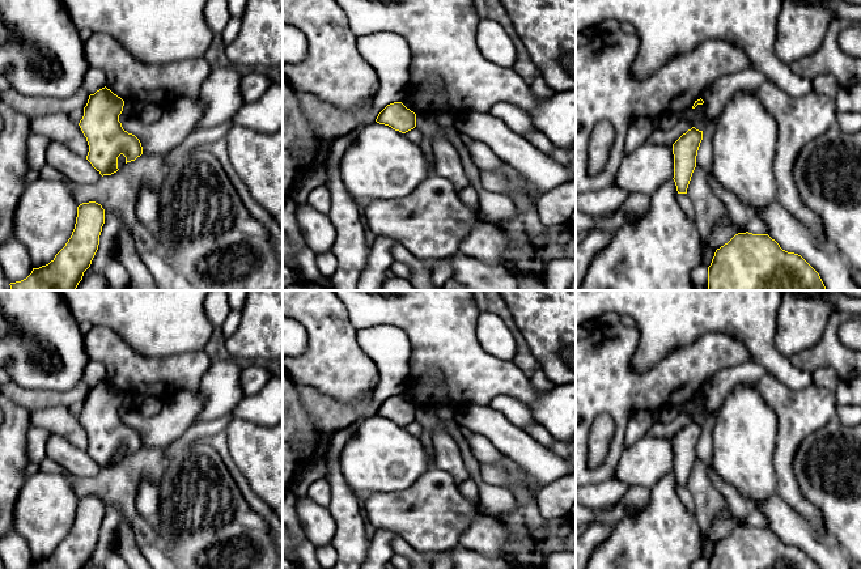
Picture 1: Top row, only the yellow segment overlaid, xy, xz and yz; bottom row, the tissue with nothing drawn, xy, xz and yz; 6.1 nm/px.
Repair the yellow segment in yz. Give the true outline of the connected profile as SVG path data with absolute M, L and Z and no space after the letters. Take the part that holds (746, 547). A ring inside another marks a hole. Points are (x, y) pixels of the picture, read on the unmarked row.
M738 526L716 543L708 569L819 569L798 547L788 545L768 527Z

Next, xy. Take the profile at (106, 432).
M105 379L89 388L88 396L84 400L84 409L79 416L89 438L86 453L102 470L111 468L119 463L118 450L120 447L126 450L126 457L135 454L143 447L140 433L124 424L119 415L123 399L124 394Z

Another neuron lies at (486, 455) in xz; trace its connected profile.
M465 432L466 442L472 451L472 463L484 471L496 471L508 464L502 453L484 436Z

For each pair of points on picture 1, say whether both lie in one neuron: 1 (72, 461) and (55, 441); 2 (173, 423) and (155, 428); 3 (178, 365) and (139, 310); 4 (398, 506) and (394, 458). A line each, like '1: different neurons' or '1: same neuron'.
1: same neuron
2: same neuron
3: different neurons
4: different neurons

